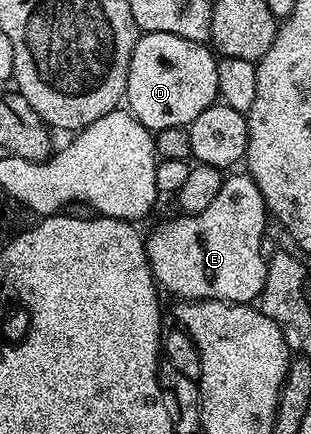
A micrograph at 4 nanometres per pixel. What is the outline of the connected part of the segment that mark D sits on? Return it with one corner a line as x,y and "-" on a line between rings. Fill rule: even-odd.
169,33
137,36
130,59
126,105
131,114
151,131
187,127
206,107
217,104
217,58
207,44

